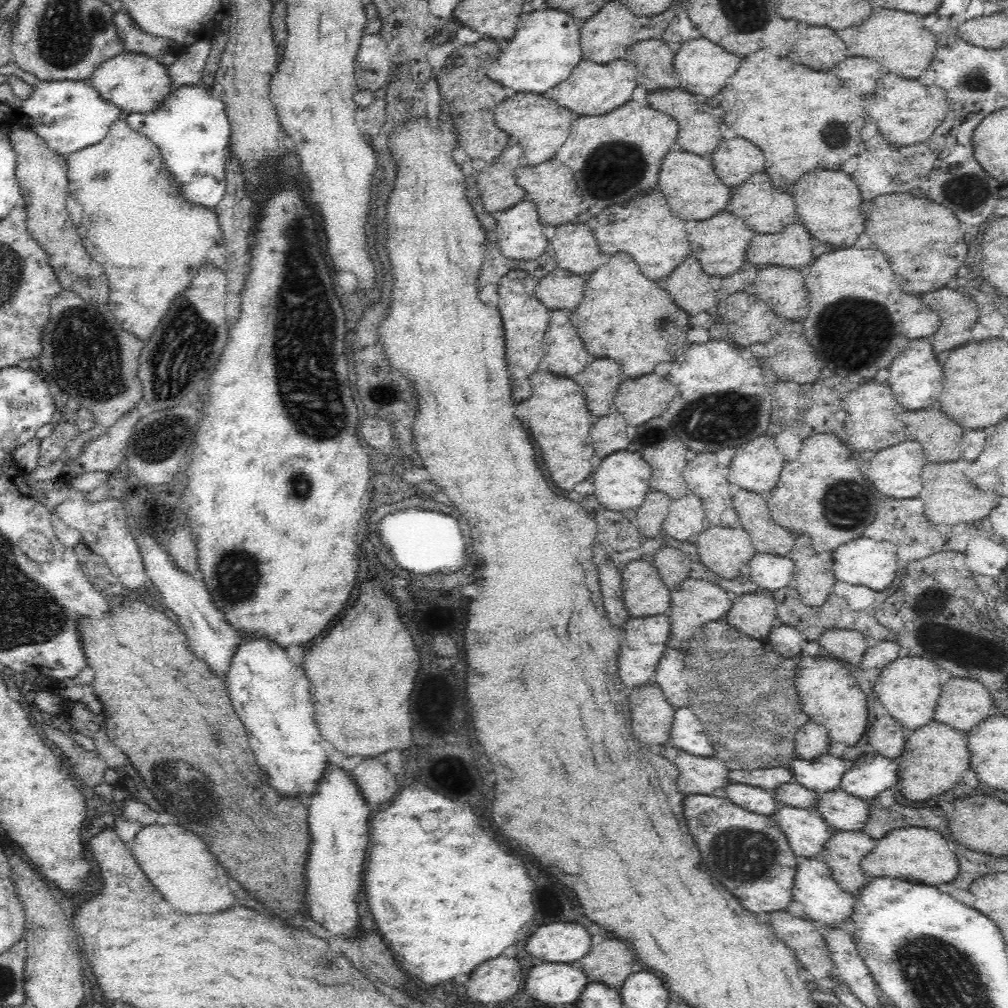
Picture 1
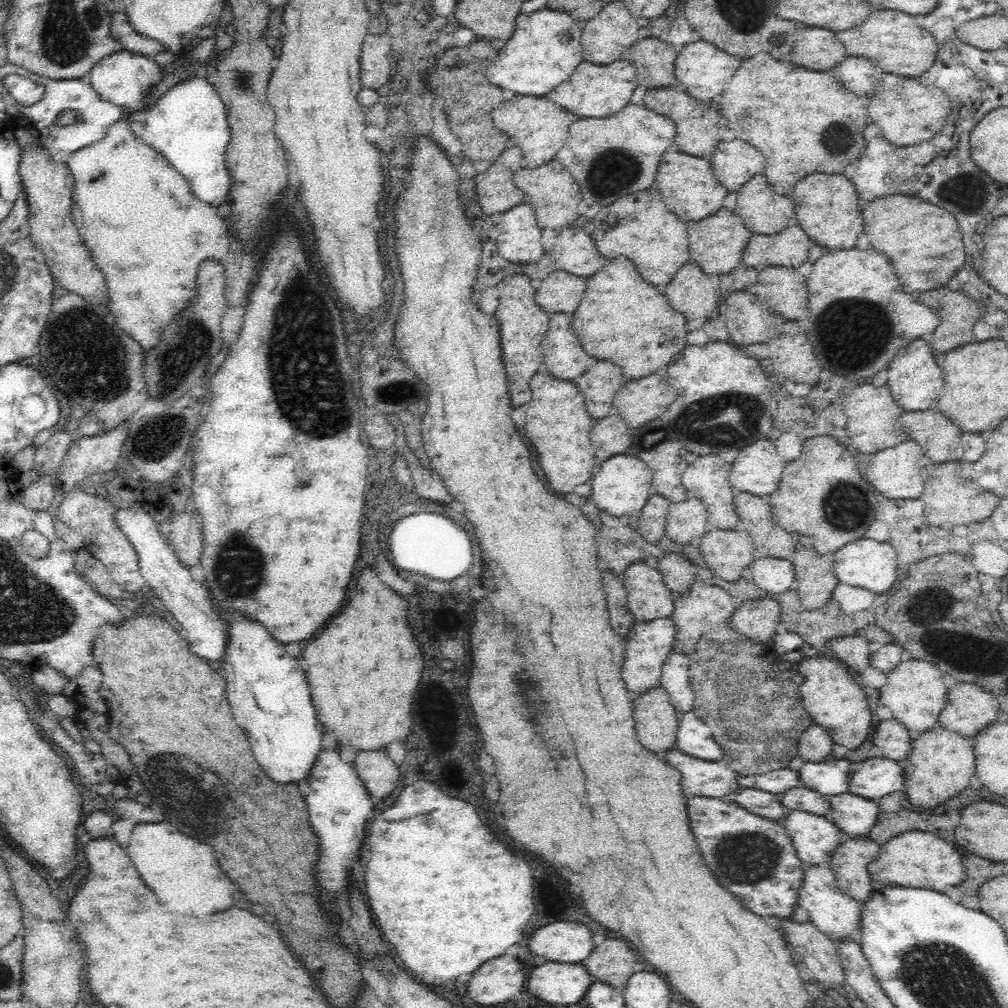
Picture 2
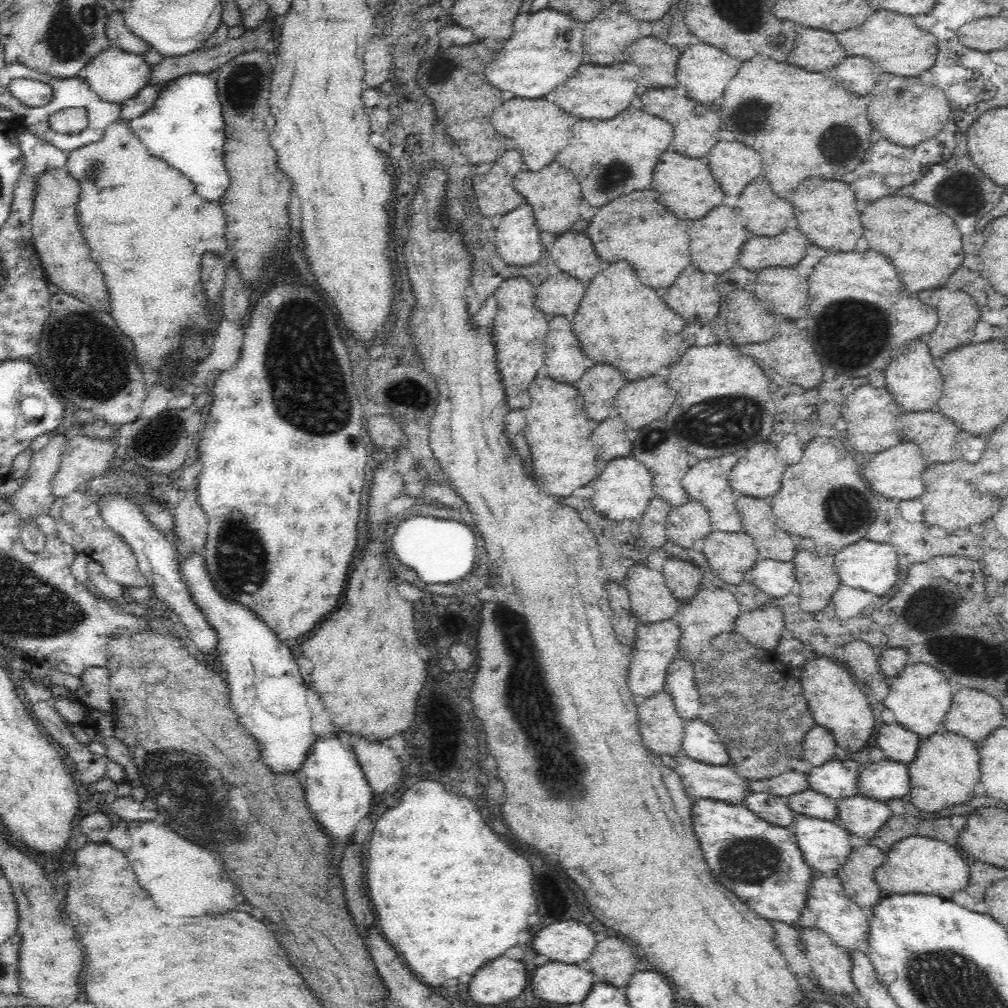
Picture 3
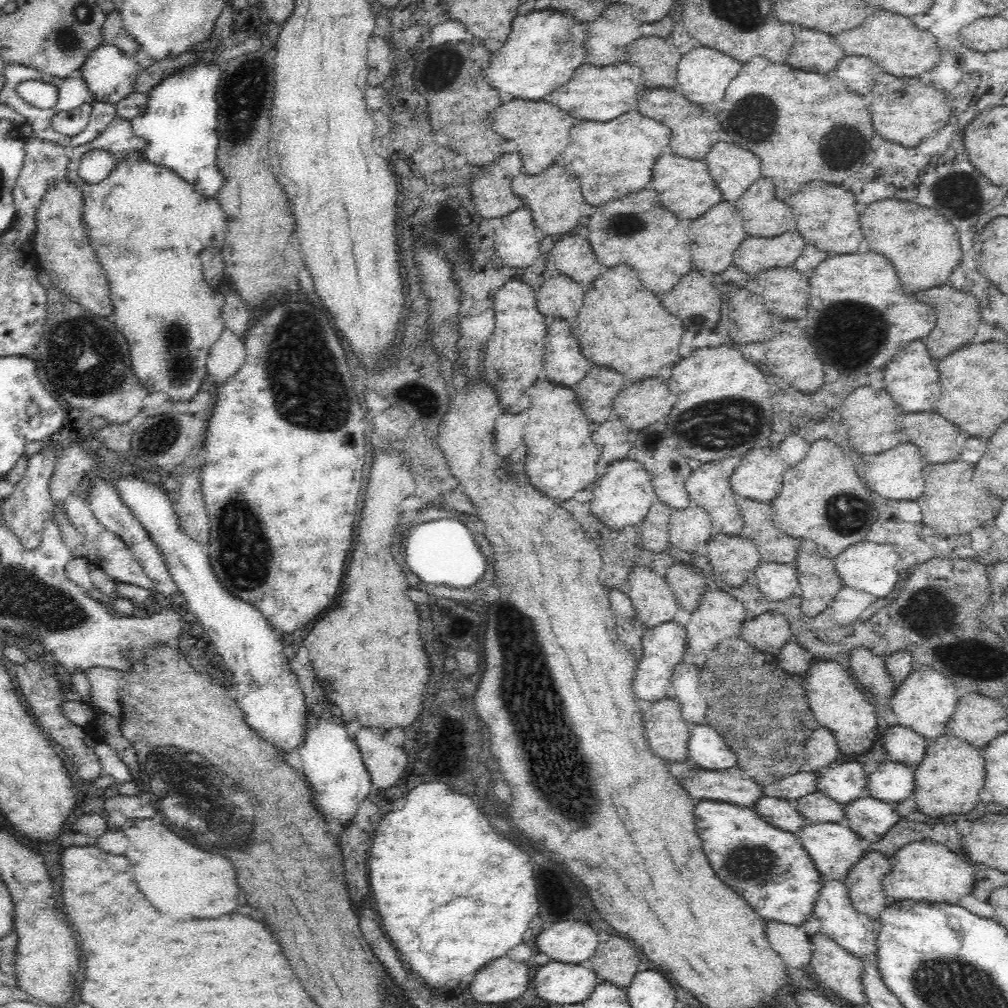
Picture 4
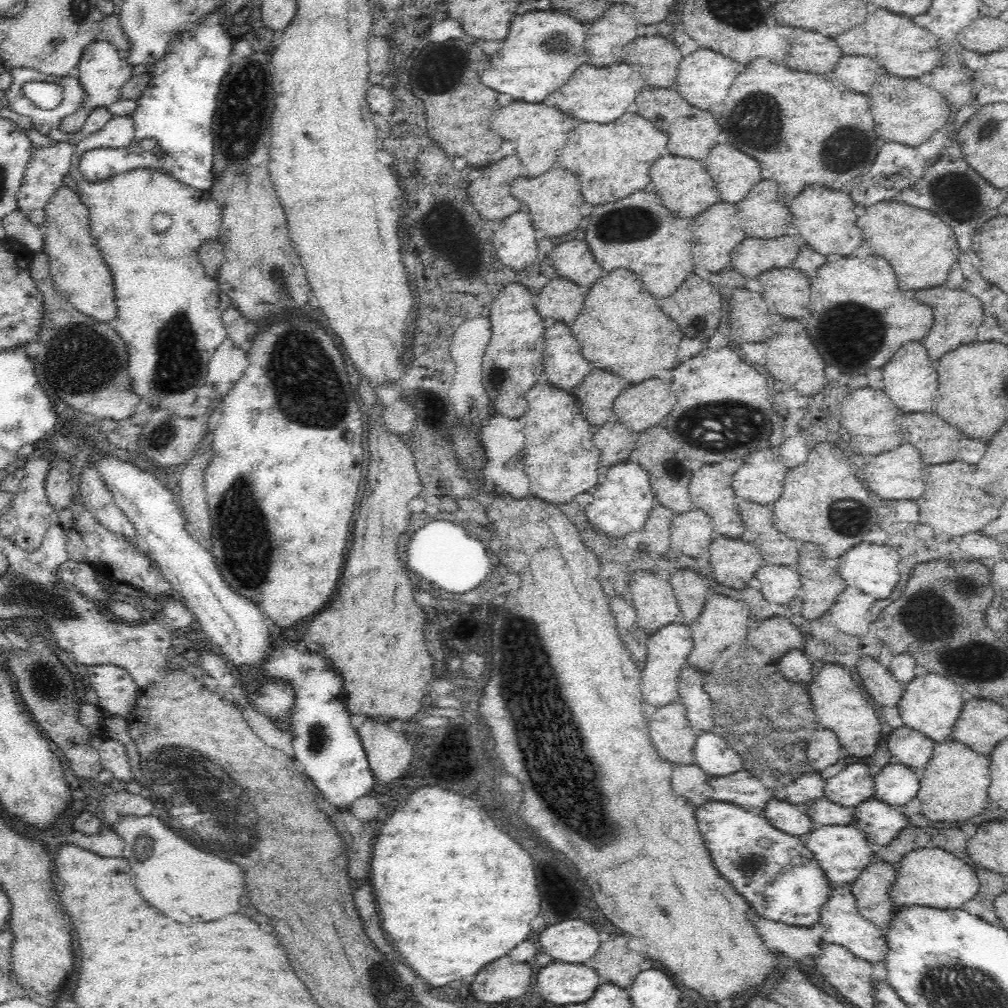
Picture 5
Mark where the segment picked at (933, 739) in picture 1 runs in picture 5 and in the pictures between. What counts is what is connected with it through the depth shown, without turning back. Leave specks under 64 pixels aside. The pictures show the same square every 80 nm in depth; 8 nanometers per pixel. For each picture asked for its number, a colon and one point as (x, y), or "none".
2: (941, 762)
3: (943, 775)
4: (949, 780)
5: (954, 785)

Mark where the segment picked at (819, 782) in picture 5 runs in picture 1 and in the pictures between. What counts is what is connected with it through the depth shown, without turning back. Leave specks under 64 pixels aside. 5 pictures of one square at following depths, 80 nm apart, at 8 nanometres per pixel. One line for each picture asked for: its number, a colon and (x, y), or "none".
1: (771, 778)
2: (779, 781)
3: (791, 782)
4: (801, 783)

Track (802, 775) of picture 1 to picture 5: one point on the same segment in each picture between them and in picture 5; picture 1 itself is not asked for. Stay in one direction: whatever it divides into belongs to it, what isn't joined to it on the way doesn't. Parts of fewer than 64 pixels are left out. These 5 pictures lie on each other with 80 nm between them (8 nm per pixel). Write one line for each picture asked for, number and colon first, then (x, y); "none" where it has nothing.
2: (831, 777)
3: (836, 779)
4: (846, 783)
5: (851, 787)

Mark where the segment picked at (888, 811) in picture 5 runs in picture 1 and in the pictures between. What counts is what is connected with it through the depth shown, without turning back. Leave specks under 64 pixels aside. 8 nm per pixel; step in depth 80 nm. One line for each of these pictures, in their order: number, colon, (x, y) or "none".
1: (842, 812)
2: (851, 813)
3: (862, 816)
4: (869, 817)

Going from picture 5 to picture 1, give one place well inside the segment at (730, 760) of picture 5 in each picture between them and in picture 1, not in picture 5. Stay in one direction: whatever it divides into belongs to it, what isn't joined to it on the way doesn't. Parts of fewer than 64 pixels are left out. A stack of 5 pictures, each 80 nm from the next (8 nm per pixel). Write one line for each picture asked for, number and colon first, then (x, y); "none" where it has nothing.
1: (688, 733)
2: (694, 738)
3: (700, 742)
4: (706, 747)

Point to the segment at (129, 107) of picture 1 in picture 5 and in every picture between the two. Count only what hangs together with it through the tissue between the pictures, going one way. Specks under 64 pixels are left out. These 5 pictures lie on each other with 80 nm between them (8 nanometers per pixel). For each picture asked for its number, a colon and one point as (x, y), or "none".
2: (121, 77)
3: (114, 75)
4: (109, 73)
5: (101, 71)

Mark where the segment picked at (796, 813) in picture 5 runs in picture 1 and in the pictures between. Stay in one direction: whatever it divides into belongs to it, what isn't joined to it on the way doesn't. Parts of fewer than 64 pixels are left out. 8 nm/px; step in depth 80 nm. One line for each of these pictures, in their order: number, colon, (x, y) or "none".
1: (757, 800)
2: (763, 804)
3: (774, 809)
4: (780, 813)

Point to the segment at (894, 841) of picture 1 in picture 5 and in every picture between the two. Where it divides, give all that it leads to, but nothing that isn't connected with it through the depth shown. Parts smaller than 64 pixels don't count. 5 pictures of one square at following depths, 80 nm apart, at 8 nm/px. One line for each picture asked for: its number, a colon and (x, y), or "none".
2: (921, 860)
3: (918, 865)
4: (935, 874)
5: (931, 877)

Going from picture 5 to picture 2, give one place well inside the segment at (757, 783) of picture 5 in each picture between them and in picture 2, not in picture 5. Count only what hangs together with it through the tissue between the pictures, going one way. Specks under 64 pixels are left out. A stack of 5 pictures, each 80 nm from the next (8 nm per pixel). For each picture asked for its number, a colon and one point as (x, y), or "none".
2: (699, 778)
3: (701, 781)
4: (731, 786)

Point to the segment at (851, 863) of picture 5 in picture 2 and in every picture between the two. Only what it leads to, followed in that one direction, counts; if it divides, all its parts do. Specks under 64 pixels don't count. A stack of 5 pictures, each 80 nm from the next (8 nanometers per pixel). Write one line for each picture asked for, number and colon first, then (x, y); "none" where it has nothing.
2: (816, 839)
3: (825, 846)
4: (834, 849)

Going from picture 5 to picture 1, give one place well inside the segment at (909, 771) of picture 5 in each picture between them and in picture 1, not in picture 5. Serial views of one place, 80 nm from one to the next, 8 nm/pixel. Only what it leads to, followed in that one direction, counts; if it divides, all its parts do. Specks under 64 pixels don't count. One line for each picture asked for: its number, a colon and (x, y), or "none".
1: (868, 775)
2: (873, 778)
3: (887, 779)
4: (892, 782)

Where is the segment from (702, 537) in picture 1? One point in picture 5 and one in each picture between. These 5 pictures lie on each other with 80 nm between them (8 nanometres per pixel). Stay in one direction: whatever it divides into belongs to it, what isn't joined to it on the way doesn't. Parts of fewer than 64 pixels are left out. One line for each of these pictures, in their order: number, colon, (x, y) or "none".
2: (726, 552)
3: (730, 555)
4: (733, 558)
5: (734, 562)

